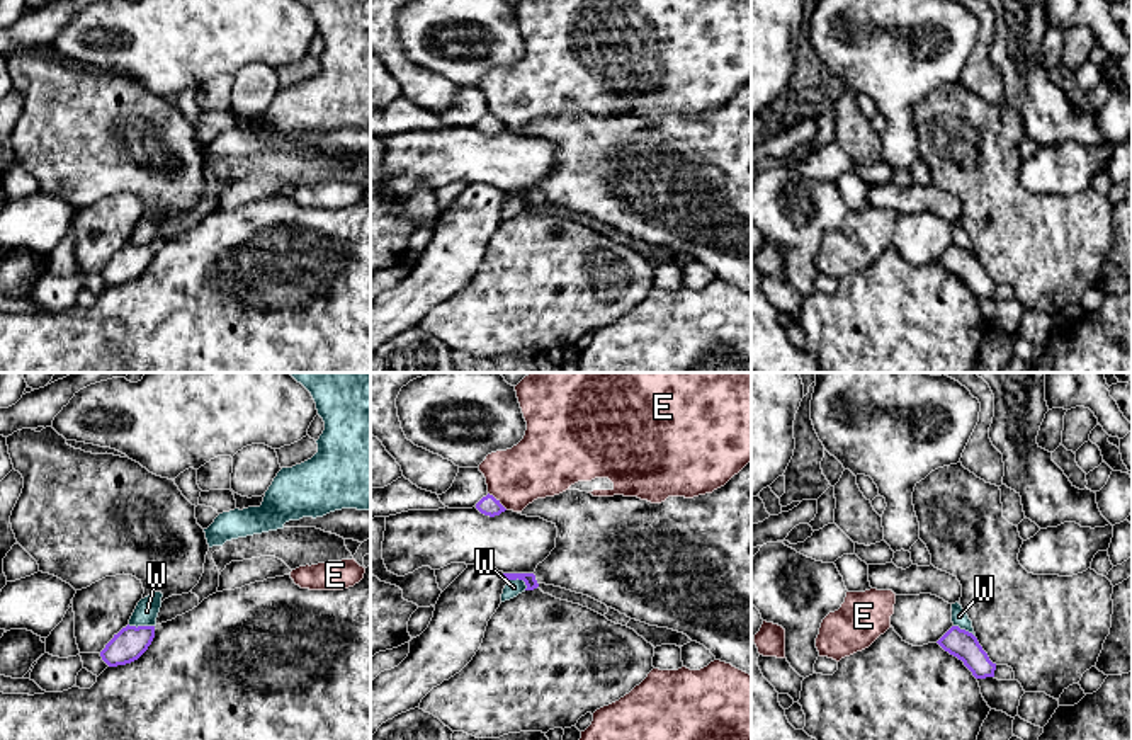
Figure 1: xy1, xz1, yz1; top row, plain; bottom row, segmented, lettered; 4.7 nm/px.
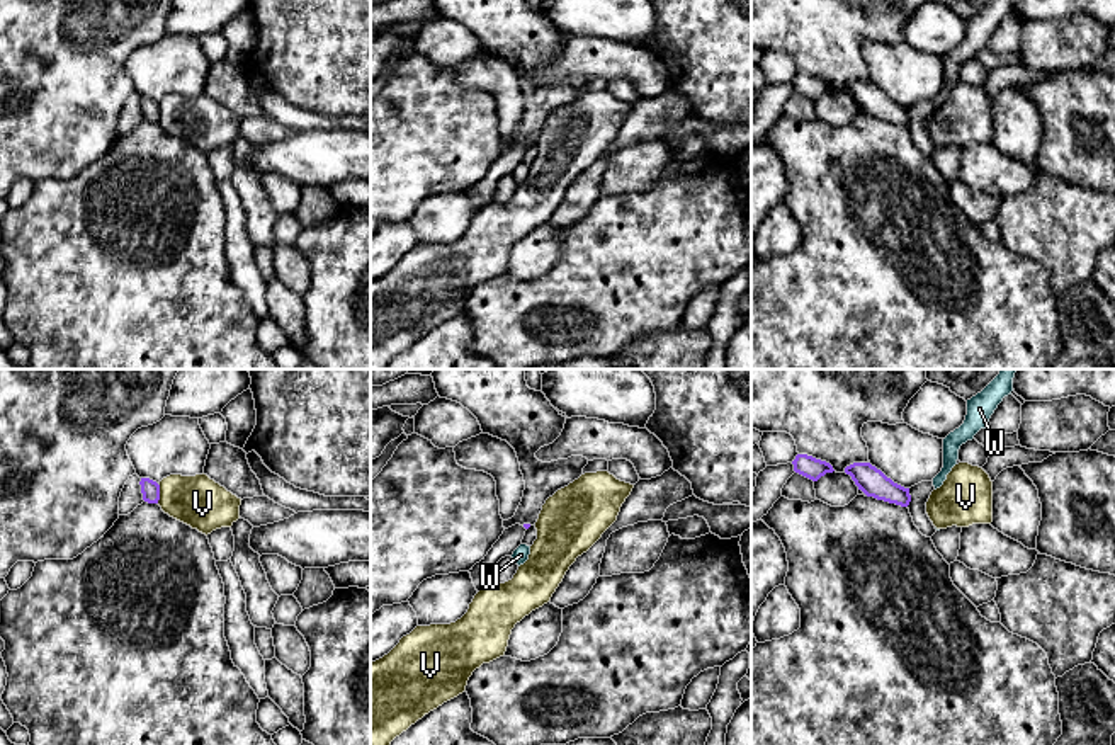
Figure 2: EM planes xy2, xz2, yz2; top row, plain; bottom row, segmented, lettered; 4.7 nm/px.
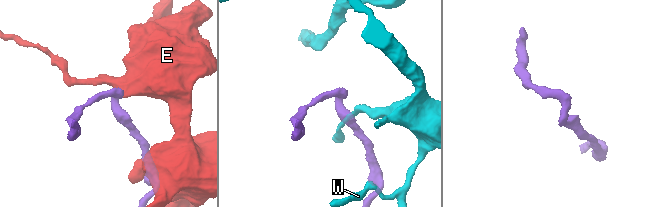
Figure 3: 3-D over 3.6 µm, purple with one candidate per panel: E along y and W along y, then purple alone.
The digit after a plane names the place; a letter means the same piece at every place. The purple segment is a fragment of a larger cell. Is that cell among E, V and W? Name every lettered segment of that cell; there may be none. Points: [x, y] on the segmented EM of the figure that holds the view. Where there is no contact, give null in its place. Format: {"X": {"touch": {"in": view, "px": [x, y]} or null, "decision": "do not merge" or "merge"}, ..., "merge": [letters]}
{"E": {"touch": {"in": "xz1", "px": [498, 500]}, "decision": "do not merge"}, "V": {"touch": {"in": "xy2", "px": [158, 494]}, "decision": "do not merge"}, "W": {"touch": {"in": "xy1", "px": [141, 626]}, "decision": "do not merge"}, "merge": []}

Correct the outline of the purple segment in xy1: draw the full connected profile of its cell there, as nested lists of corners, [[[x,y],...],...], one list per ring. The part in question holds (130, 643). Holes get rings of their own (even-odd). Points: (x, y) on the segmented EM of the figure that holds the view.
[[[126,626],[100,652],[109,667],[126,665],[138,660],[151,645],[155,626]]]

